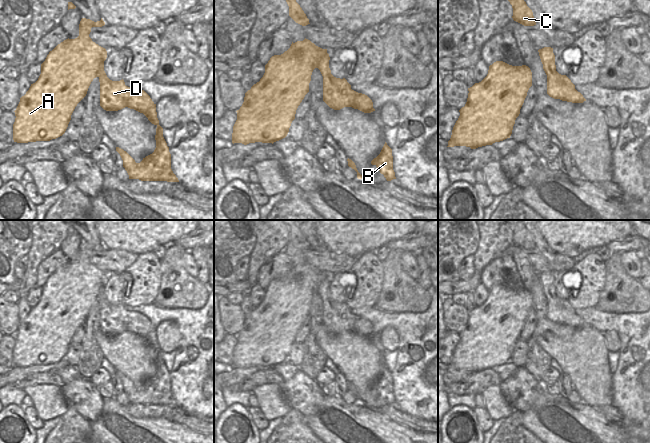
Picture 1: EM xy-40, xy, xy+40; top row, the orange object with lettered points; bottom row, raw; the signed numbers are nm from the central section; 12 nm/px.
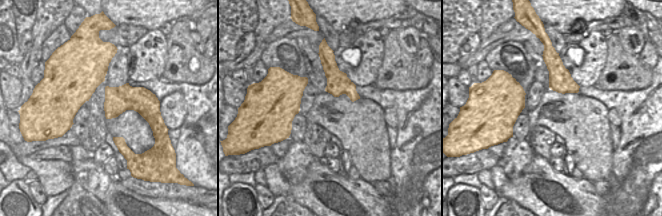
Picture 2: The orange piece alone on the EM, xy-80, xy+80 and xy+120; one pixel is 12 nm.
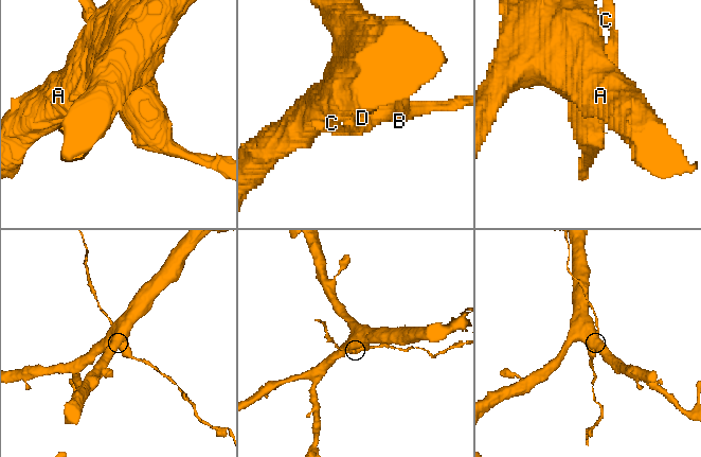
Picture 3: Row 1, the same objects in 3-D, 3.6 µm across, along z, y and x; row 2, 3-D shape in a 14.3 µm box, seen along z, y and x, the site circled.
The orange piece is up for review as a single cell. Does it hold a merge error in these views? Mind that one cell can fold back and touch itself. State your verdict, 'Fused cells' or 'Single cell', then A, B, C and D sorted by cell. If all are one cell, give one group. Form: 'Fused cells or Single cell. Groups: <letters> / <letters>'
Fused cells. Groups: A / B C D.

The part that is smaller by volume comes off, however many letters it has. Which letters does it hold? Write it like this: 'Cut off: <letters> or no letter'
Cut off: B, C, D

